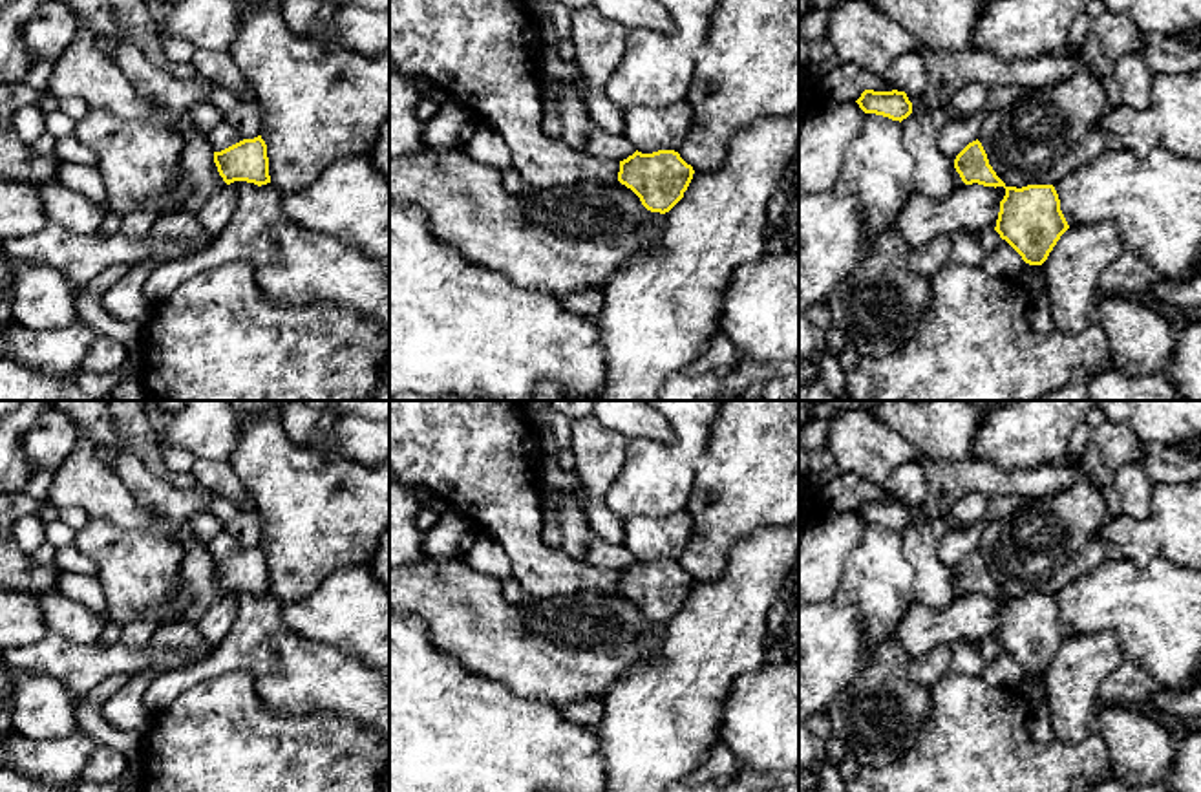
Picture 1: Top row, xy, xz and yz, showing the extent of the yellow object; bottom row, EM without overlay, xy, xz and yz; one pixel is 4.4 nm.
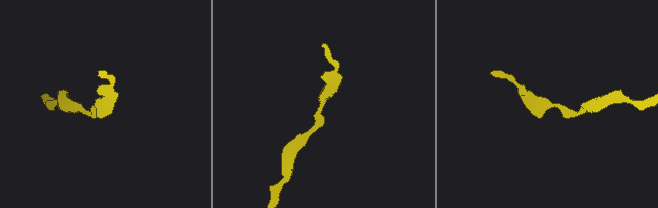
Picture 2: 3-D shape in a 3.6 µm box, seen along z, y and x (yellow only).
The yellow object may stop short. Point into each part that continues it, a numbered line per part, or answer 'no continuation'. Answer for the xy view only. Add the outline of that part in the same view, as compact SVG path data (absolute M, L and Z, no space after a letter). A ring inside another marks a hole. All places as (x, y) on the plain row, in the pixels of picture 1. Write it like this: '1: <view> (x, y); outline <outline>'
no continuation

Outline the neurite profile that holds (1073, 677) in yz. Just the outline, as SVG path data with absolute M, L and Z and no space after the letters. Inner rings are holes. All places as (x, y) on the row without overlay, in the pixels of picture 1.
M1113 631L1068 638L1042 673L1055 739L1077 744L1095 732L1102 682L1122 664Z

